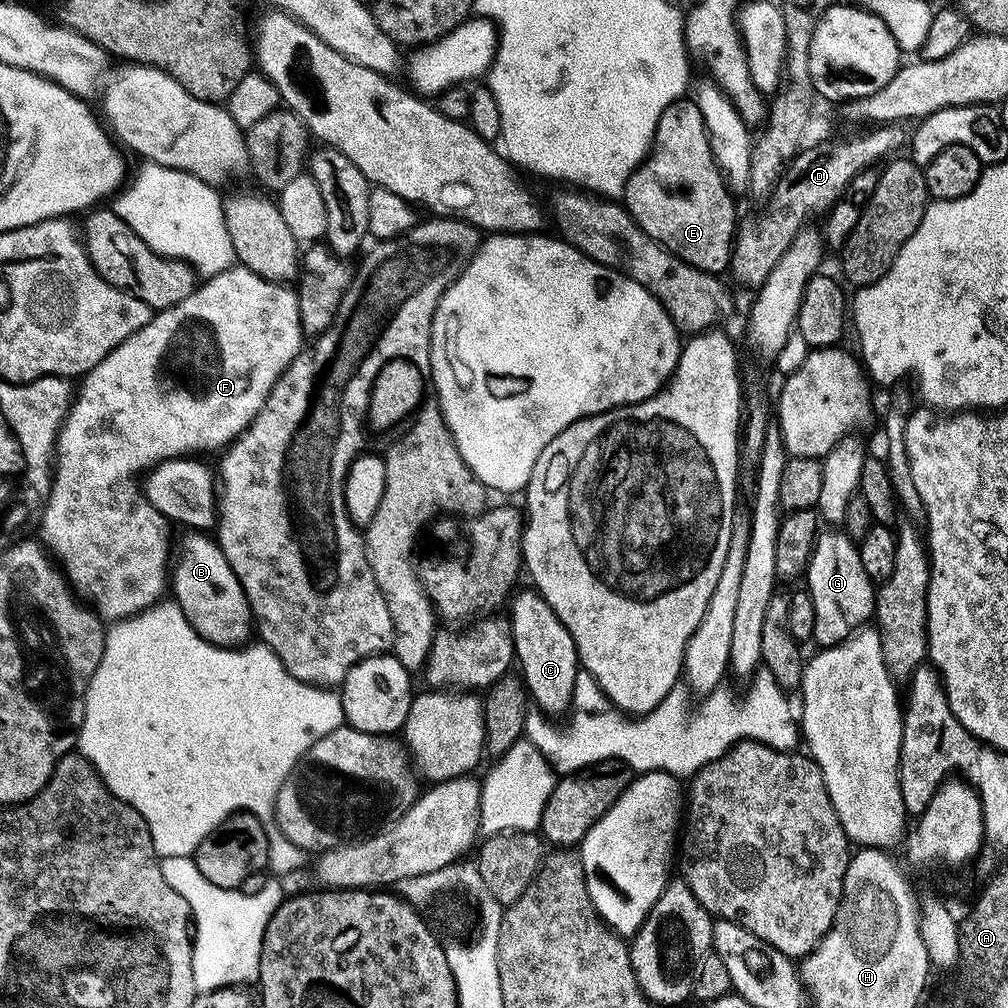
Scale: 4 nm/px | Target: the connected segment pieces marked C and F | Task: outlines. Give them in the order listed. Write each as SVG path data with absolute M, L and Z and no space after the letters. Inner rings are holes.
M535 590L519 592L517 591L510 600L510 608L512 604L512 616L510 615L512 641L516 647L514 660L518 668L520 664L518 672L523 679L531 703L545 716L557 718L556 716L562 715L564 711L567 713L573 707L572 698L575 696L575 678L581 670L580 659L574 646L574 638L570 638L570 630L566 630L566 626L562 626L558 614L554 614L552 607L544 601L544 597L539 592Z
M233 266L217 276L207 277L189 296L182 298L182 302L159 309L149 324L142 326L142 330L130 334L130 338L126 338L117 348L110 350L110 354L106 354L106 358L102 358L102 362L98 362L98 366L91 368L79 381L72 407L69 408L68 416L56 436L52 489L42 508L44 521L41 522L40 528L44 531L43 543L58 561L59 567L68 577L68 583L91 607L95 608L101 620L105 622L128 620L139 612L145 612L153 604L161 603L163 596L160 595L166 592L170 584L170 556L168 560L170 521L150 504L138 484L132 481L136 472L151 470L164 460L191 457L193 454L202 454L198 452L212 452L215 448L217 450L227 448L254 422L254 418L264 408L272 388L279 382L281 374L292 365L292 360L300 352L305 340L298 314L296 288L284 282L267 280L243 266Z

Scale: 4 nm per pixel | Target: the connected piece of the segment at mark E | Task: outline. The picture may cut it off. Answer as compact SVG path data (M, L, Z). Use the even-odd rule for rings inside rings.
M681 98L670 102L666 110L662 110L662 118L658 118L656 133L652 139L652 147L644 163L639 164L630 174L626 182L626 190L622 203L628 212L650 234L654 242L670 250L678 258L682 258L690 266L703 272L724 274L732 263L732 246L738 231L738 215L733 193L729 192L724 176L718 170L712 147L708 141L706 122L702 118L702 110L698 110L695 99Z

